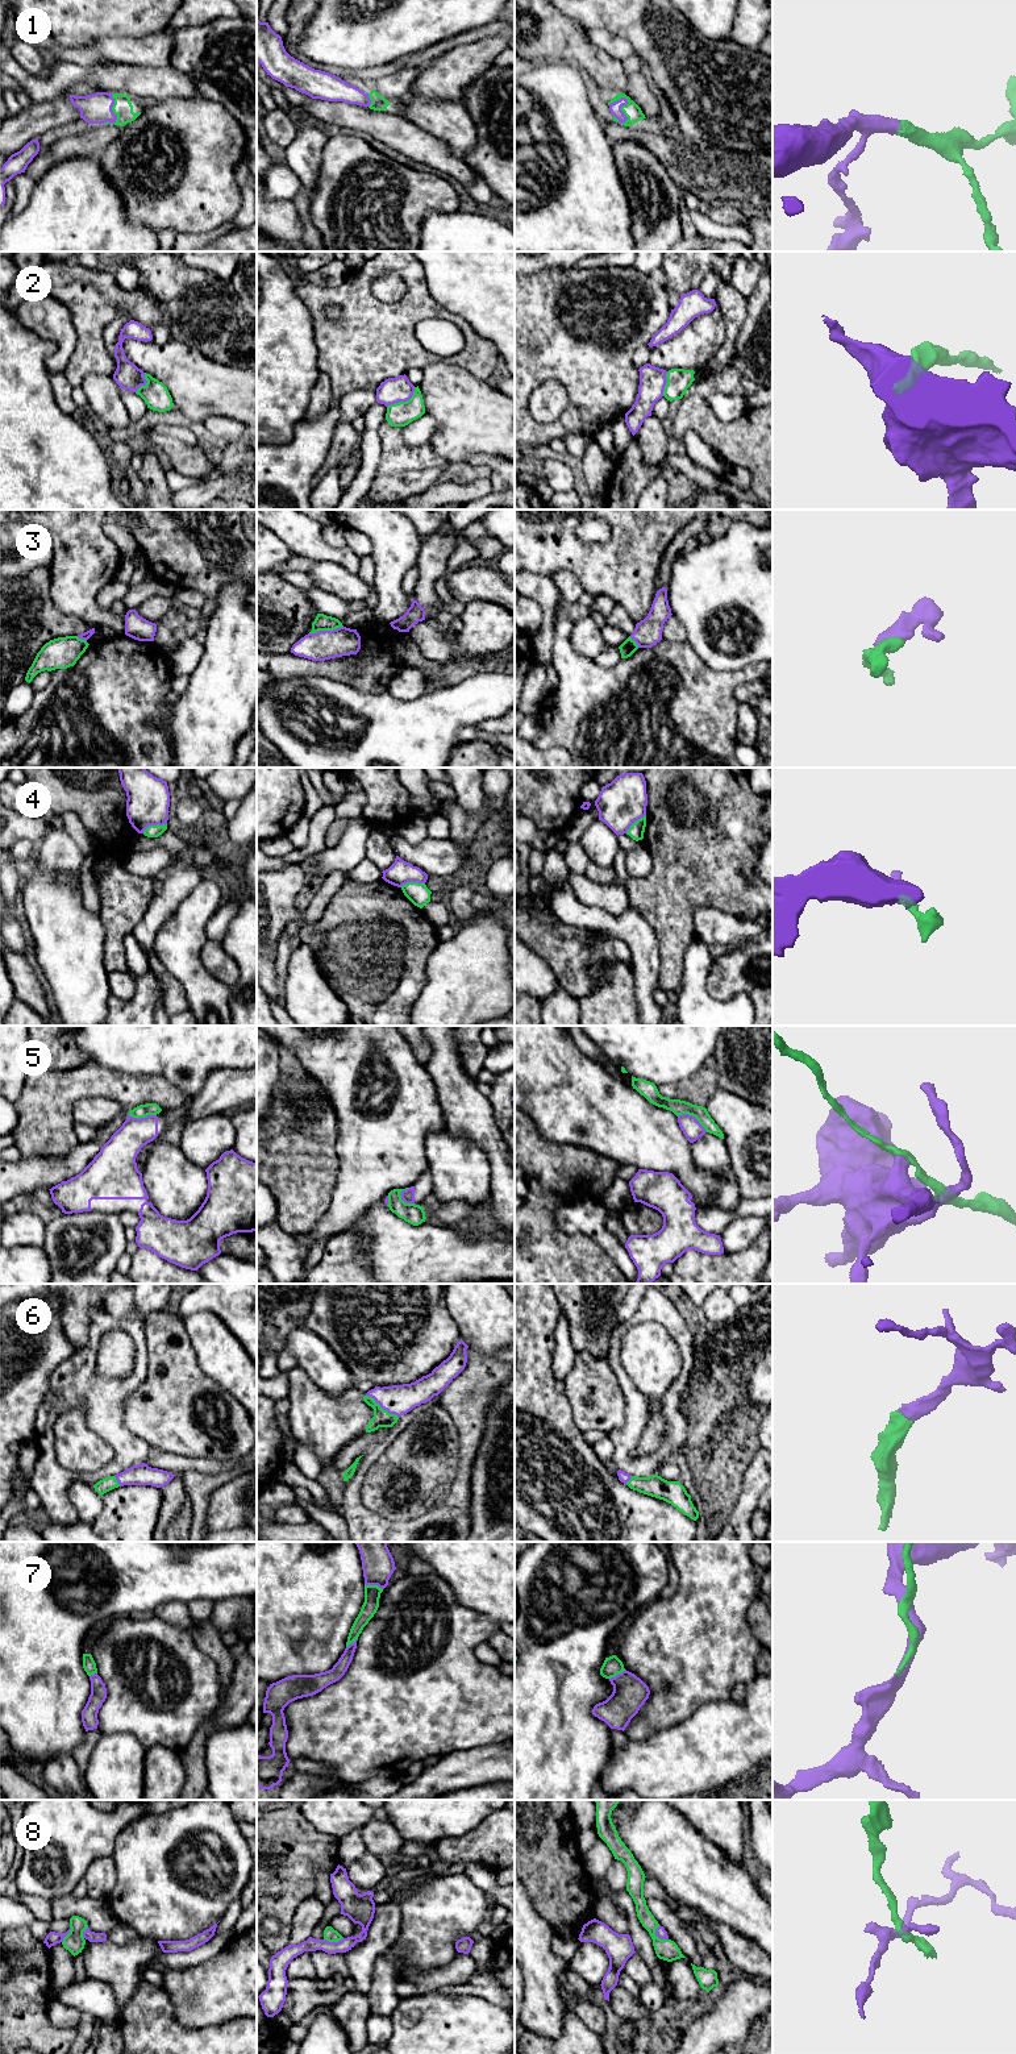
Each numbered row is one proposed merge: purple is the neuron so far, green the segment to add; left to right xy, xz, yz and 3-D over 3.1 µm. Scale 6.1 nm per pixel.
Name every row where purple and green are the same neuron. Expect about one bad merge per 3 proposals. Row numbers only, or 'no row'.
1, 3, 6, 7

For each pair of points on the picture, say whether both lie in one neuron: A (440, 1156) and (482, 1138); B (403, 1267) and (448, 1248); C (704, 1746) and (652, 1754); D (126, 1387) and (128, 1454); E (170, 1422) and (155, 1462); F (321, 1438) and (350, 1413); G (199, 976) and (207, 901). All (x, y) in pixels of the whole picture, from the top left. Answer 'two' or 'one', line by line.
A: two
B: one
C: one
D: one
E: two
F: one
G: one

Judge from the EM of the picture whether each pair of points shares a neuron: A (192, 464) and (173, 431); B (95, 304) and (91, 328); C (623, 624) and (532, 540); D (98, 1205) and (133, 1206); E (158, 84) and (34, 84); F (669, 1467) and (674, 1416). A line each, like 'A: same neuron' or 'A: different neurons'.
A: different neurons
B: same neuron
C: different neurons
D: same neuron
E: same neuron
F: different neurons

